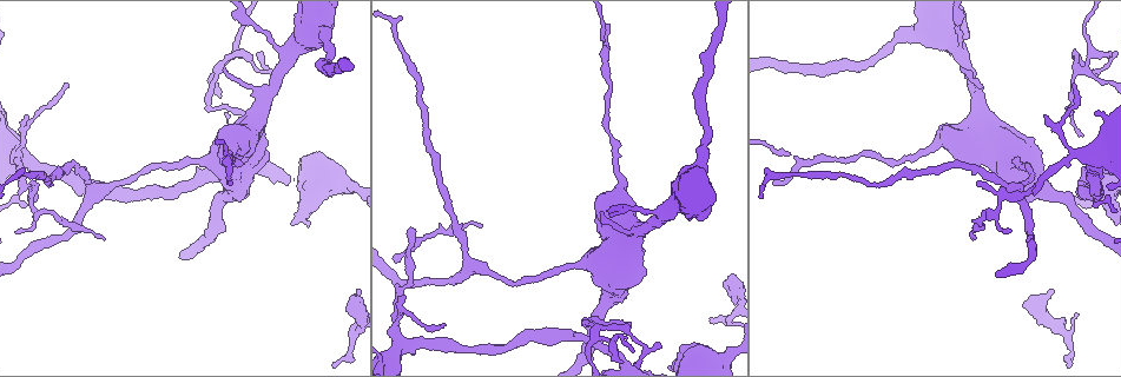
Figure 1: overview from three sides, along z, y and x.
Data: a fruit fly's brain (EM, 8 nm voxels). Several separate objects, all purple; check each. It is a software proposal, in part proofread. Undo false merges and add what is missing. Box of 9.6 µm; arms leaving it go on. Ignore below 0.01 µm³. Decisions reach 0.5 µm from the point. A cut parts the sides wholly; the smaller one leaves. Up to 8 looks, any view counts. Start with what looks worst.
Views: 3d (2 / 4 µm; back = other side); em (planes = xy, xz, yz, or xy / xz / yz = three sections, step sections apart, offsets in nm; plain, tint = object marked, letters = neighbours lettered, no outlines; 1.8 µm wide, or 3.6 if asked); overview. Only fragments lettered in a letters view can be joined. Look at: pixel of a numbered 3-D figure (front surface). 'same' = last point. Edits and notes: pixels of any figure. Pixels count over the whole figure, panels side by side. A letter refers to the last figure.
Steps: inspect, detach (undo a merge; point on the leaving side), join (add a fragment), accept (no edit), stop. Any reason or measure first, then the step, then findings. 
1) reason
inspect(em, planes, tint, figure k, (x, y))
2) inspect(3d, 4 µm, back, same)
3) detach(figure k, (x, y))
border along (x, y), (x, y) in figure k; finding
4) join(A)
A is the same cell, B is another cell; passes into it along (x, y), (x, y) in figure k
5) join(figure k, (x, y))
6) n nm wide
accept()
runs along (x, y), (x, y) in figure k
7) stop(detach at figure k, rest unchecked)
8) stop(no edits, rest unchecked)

thin neck
inspect(em, planes, tint, figure 1, (220, 66))

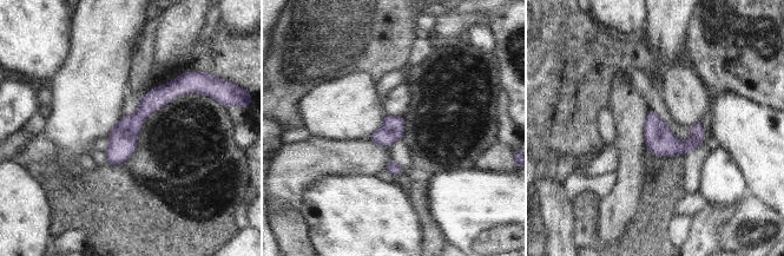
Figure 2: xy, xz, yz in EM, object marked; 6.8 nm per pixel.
what lies round it
inspect(em, planes, letters, same)

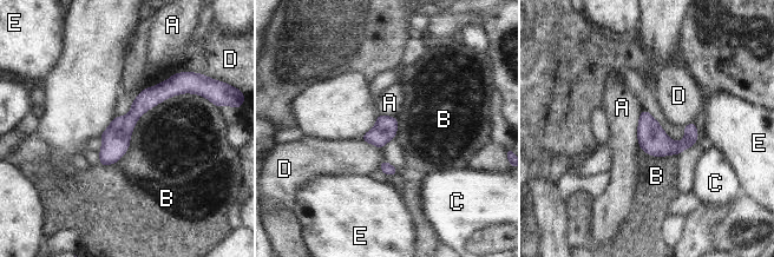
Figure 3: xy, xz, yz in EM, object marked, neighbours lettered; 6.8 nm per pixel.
accept()
A, B, C, D and E are other cells; runs along (177, 85), (119, 130), (103, 162) in figure 3; one neuron here

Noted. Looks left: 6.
thick turns thin
inspect(em, xy, step 8, tint, figure 1, (1063, 139))

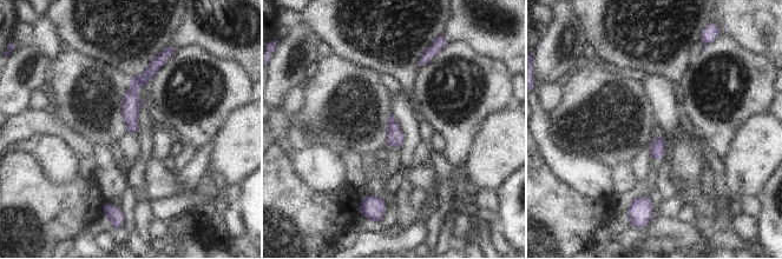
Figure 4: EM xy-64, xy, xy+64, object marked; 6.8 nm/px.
inspect(em, planes, letters, same)

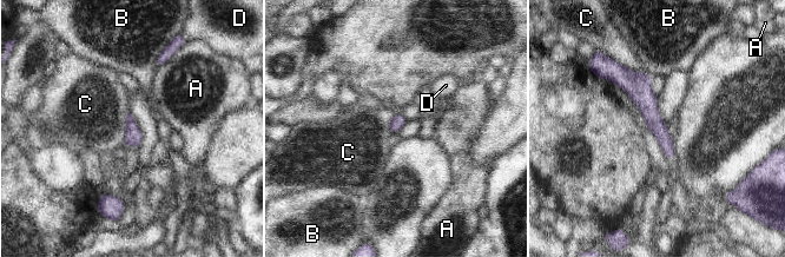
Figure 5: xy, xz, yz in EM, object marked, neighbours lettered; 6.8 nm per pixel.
C touches over 220 nm
accept()
A, B, C and D are other cells; all the same neuron

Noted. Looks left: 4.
free end
inspect(3d, 4 µm, figure 1, (775, 182))

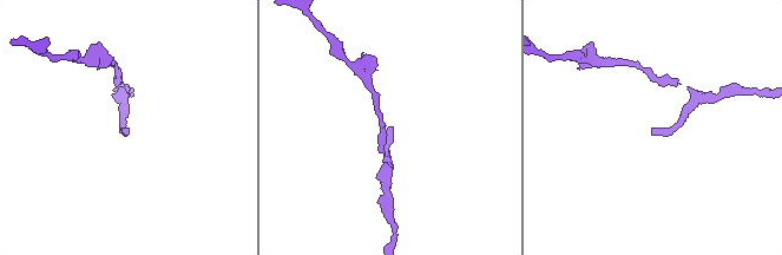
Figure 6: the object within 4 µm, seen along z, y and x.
need the tissue
inspect(em, yz, step 8, letters, figure 6, (128, 129))

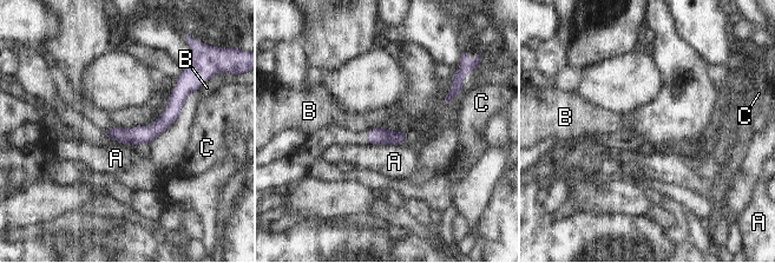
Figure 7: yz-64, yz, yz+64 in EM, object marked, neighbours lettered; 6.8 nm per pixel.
accept()
A, B and C are other cells; border along (116, 125), (123, 129), (146, 126) in figure 7; none of them fits

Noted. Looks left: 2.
stop(no edits, rest unchecked)

